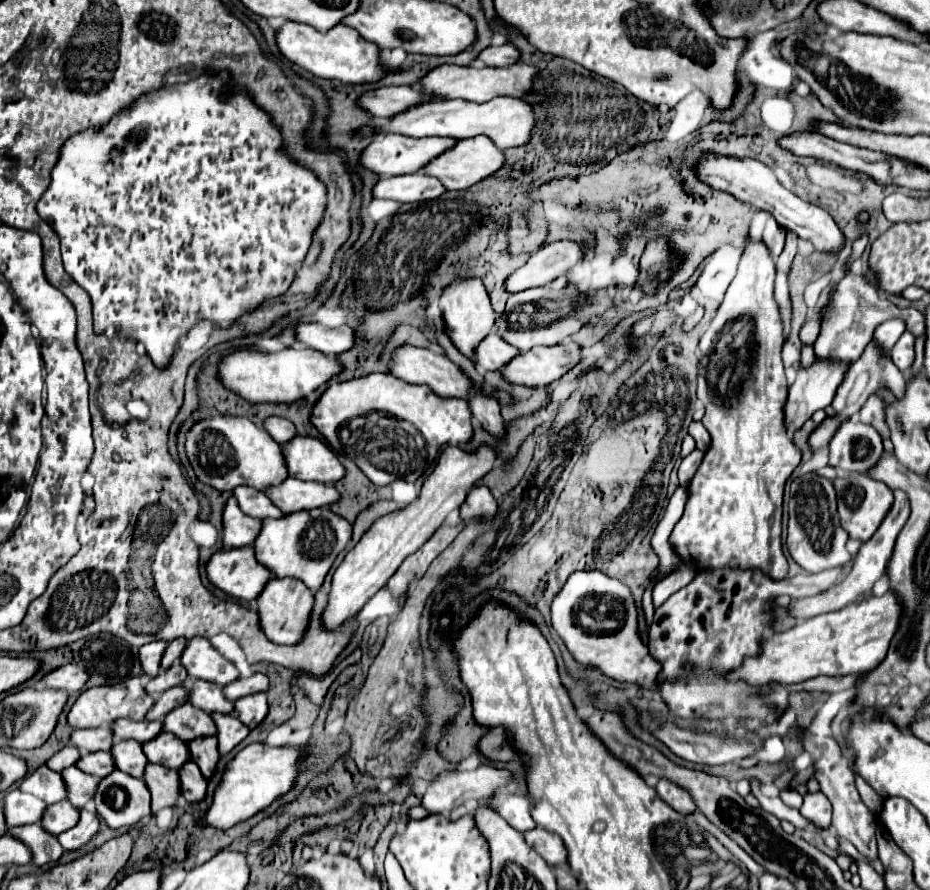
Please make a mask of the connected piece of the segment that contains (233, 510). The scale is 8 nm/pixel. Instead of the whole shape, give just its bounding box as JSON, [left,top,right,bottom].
[224,498,262,548]

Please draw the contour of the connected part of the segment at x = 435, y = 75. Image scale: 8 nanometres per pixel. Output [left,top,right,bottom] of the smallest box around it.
[420,64,538,102]

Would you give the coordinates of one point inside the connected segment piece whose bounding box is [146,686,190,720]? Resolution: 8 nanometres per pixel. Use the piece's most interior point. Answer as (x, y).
(176, 696)

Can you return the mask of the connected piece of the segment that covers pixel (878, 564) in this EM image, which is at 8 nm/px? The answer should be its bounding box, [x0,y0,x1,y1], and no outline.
[788,489,910,620]

